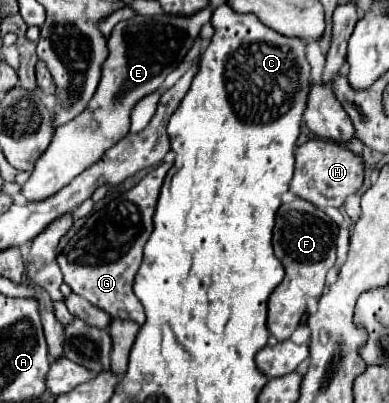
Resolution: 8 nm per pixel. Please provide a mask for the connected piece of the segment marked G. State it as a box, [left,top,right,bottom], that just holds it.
[57,163,169,325]

